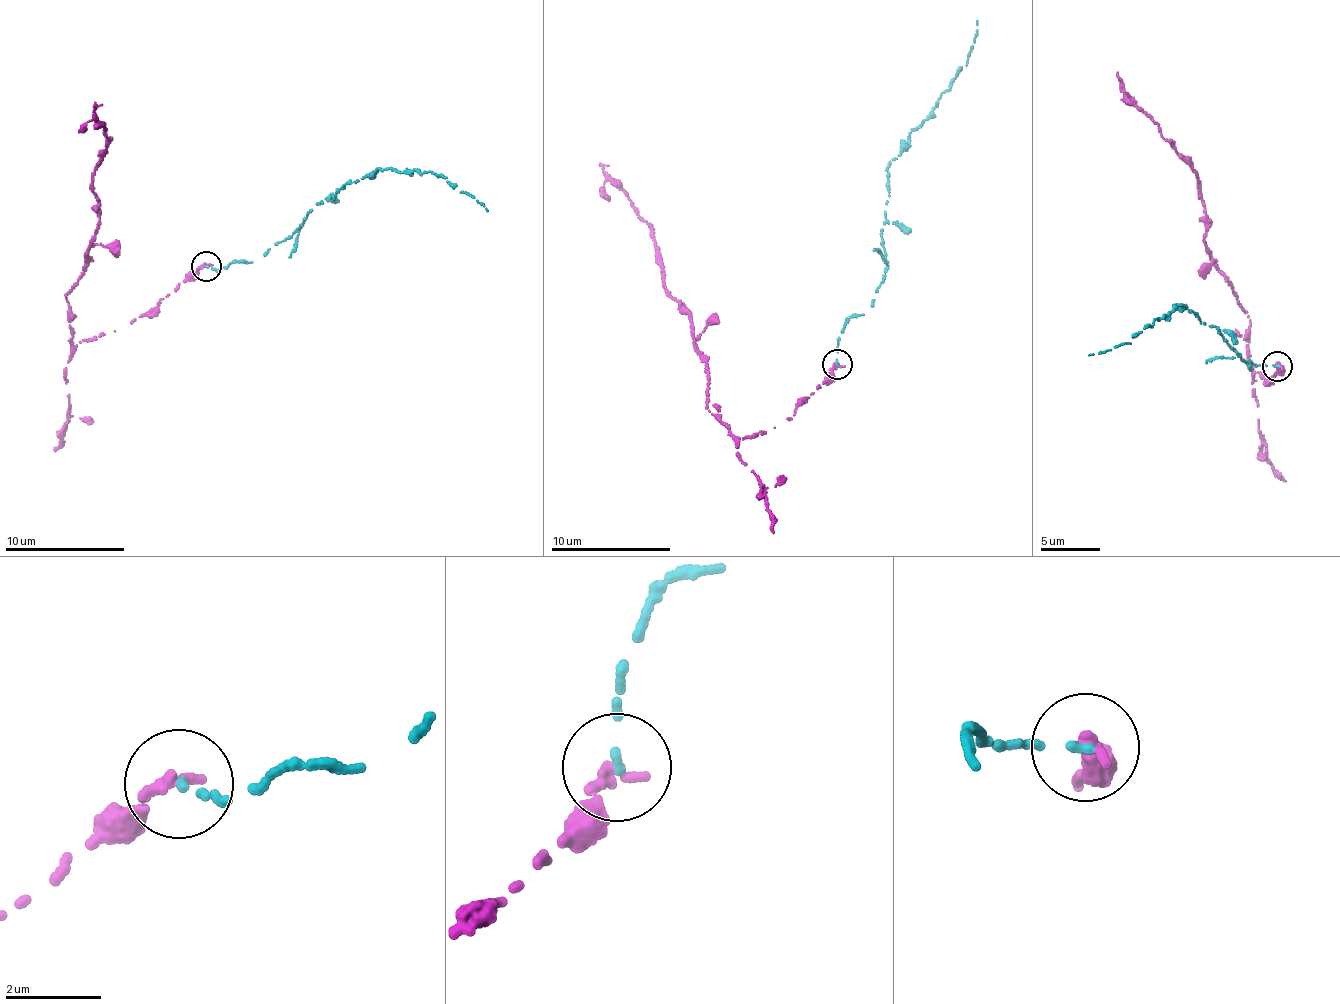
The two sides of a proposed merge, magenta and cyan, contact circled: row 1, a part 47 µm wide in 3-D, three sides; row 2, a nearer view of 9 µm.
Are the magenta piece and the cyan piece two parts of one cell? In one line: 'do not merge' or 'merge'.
do not merge

